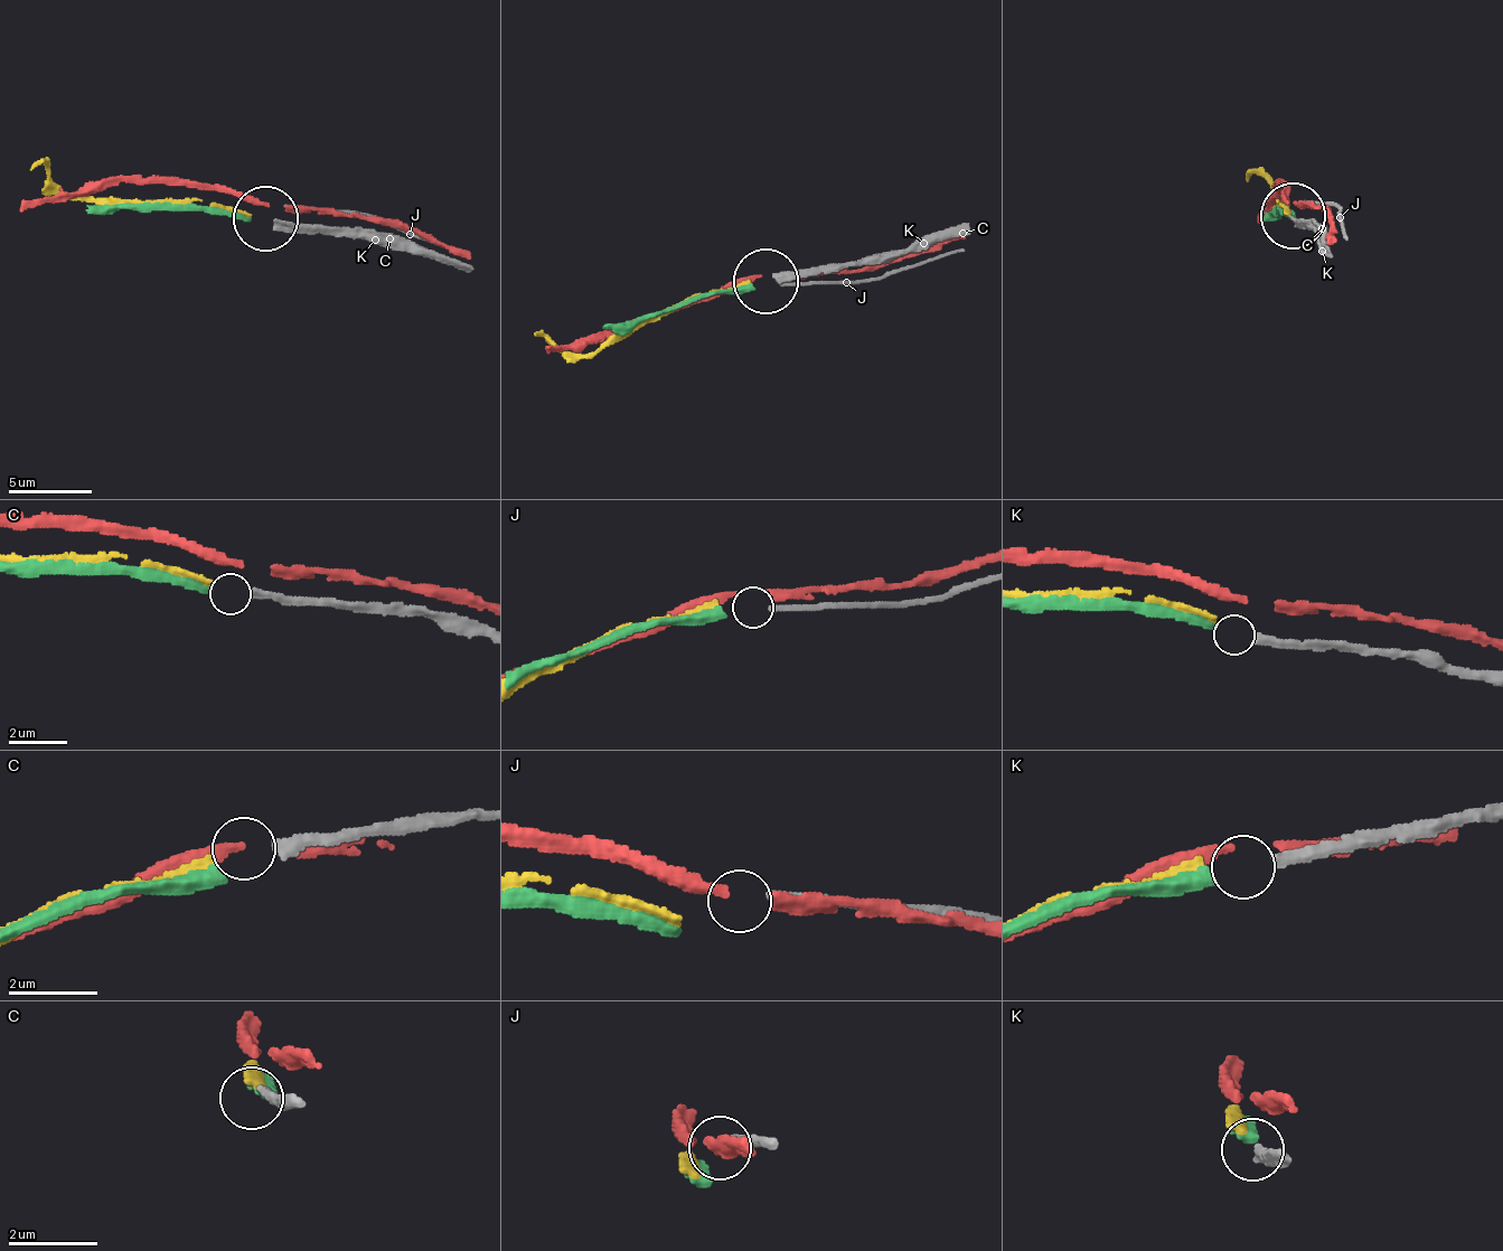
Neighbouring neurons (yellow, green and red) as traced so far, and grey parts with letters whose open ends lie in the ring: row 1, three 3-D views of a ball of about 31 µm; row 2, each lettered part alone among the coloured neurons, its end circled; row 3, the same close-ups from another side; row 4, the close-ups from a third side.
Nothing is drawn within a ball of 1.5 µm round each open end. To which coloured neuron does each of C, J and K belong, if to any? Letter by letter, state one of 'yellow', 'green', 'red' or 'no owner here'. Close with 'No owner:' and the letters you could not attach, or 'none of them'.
C: yellow
J: no owner here
K: green
No owner: J

